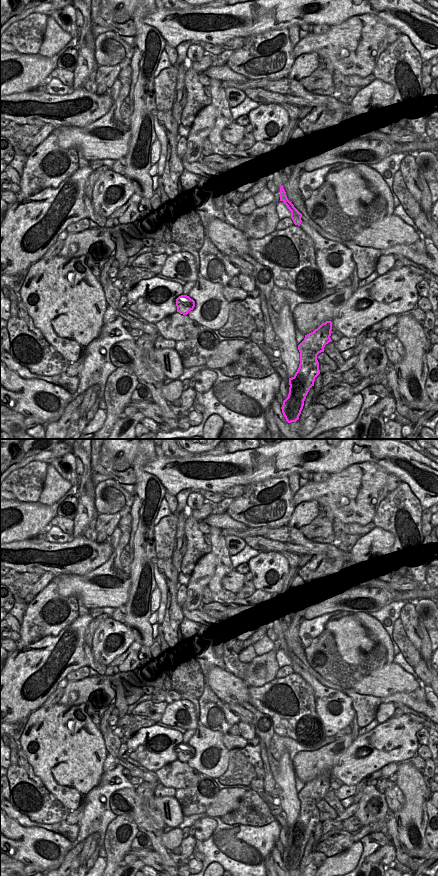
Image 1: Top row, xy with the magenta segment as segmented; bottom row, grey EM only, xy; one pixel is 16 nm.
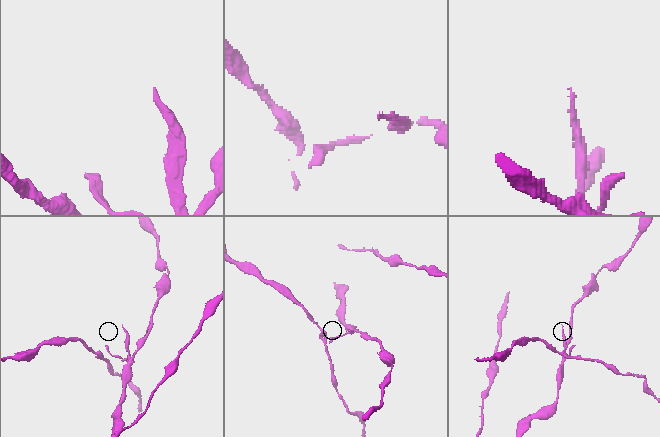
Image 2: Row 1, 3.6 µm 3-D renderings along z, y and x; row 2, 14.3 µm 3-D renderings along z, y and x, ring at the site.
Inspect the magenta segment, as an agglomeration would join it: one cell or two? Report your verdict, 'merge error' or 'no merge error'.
merge error

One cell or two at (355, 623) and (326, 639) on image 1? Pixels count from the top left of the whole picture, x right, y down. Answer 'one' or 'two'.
two

